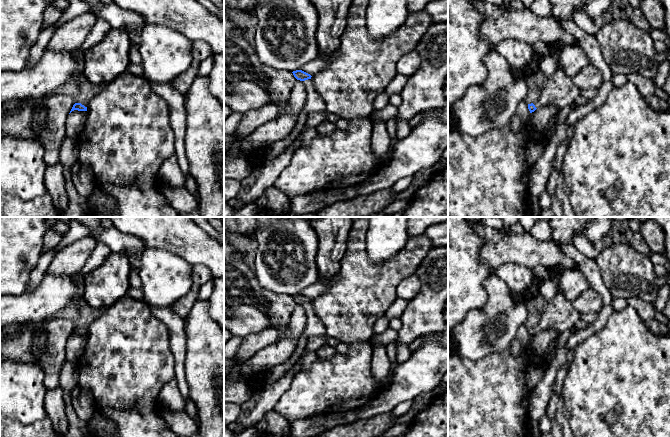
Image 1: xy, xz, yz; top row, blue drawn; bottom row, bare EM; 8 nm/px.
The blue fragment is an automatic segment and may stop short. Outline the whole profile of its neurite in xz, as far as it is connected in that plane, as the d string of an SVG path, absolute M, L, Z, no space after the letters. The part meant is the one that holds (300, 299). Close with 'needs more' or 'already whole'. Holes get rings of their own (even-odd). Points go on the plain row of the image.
M296 294L296 295L293 295L292 297L294 301L297 304L302 305L306 311L307 323L303 330L303 334L308 338L326 334L325 327L320 322L320 320L317 318L317 316L315 315L313 311L313 307L311 303L312 300L302 294Z; needs more

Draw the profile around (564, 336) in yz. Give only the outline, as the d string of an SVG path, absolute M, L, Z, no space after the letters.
M573 327L560 333L558 338L556 339L556 351L551 353L549 359L548 359L548 366L555 360L557 353L563 348L563 346L566 344L566 341L569 339L569 337L573 334L575 334L578 330L574 329Z

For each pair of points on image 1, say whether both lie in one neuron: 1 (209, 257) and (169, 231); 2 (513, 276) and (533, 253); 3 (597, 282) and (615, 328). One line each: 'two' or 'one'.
1: one
2: two
3: two

